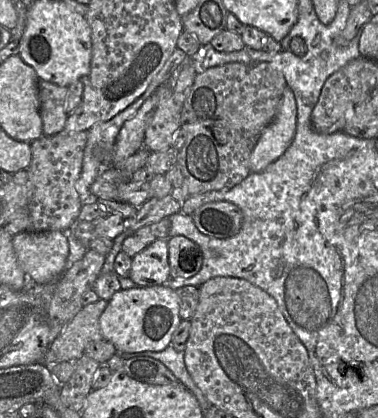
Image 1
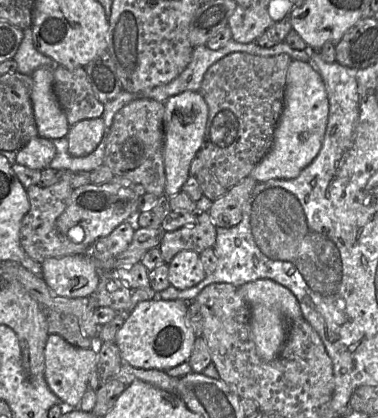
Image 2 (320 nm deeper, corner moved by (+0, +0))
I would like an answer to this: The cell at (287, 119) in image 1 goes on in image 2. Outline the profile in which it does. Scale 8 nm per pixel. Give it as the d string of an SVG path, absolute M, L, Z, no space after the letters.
M291 60L286 73L284 106L267 154L249 174L257 182L296 178L317 156L328 120L329 102L320 74L308 63Z

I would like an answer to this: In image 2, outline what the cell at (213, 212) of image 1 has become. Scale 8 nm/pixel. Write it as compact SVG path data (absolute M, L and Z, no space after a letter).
M249 175L213 201L208 214L216 227L230 228L241 221L243 206L256 184L257 181Z

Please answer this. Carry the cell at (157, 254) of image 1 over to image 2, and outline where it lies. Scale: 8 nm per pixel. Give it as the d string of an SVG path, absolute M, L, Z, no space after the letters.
M182 250L168 263L168 280L170 285L177 289L191 288L206 276L199 253L196 251Z

